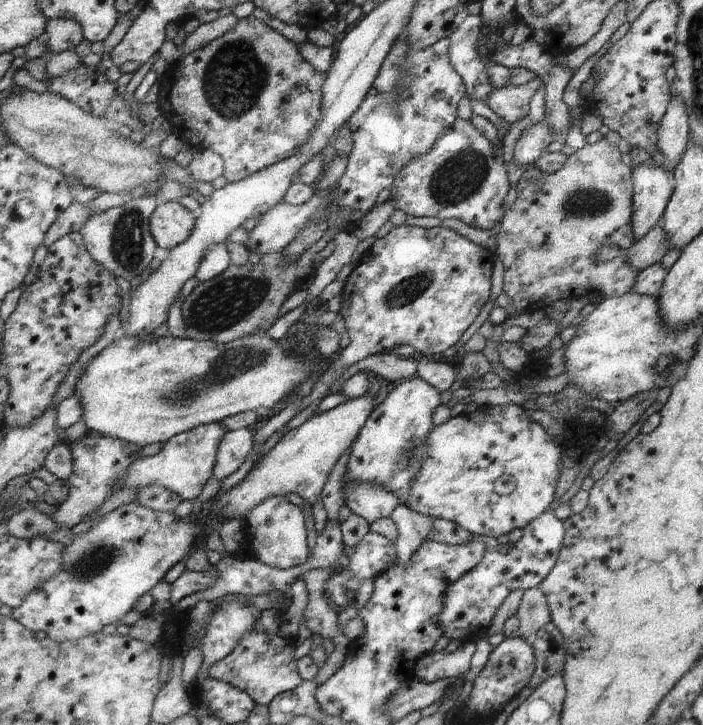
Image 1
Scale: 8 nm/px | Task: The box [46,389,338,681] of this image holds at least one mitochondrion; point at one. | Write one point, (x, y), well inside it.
(87, 565)

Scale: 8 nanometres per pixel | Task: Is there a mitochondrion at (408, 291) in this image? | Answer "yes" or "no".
yes

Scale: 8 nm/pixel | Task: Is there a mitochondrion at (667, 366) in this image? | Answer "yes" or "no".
yes

